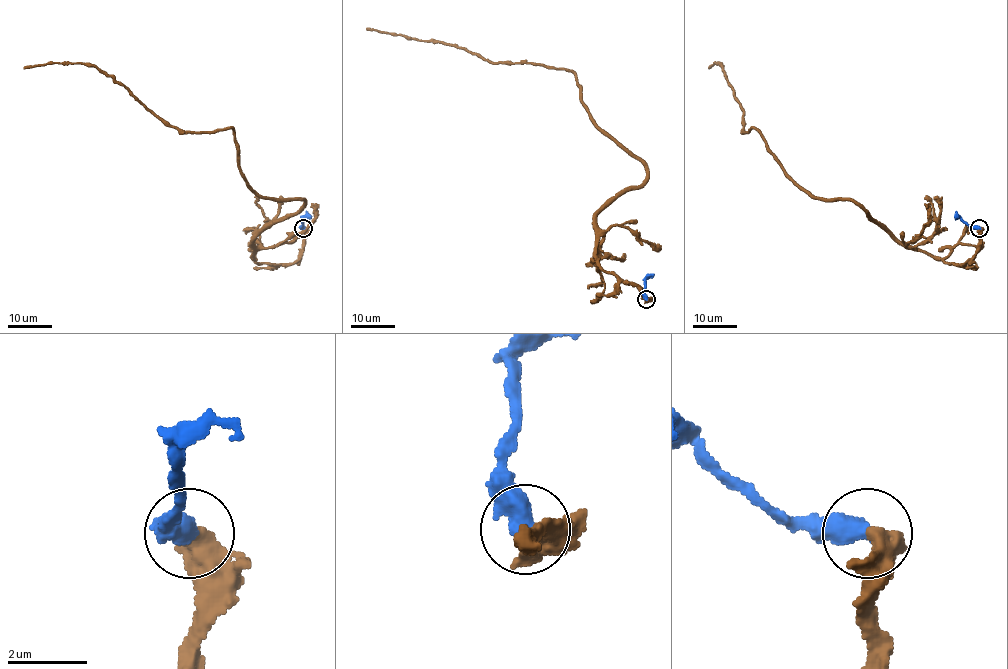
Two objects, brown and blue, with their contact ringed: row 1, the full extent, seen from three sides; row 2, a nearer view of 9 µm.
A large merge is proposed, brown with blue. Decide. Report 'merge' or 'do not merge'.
merge

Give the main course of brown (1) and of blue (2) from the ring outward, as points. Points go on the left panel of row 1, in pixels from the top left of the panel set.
1: (304, 228), (294, 263), (258, 263), (304, 200), (262, 198), (231, 128), (181, 132), (95, 66), (23, 68)
2: (304, 228), (302, 219), (311, 216)

